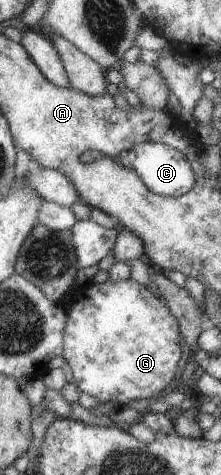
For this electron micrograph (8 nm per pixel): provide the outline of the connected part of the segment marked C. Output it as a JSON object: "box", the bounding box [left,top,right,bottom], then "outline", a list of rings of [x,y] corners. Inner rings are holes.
{"box":[119,142,195,198],"outline":[[[153,142],[137,144],[130,151],[123,152],[119,159],[121,164],[133,167],[141,176],[142,182],[153,193],[178,198],[191,191],[195,185],[195,174],[189,161],[179,150],[165,144]]]}

